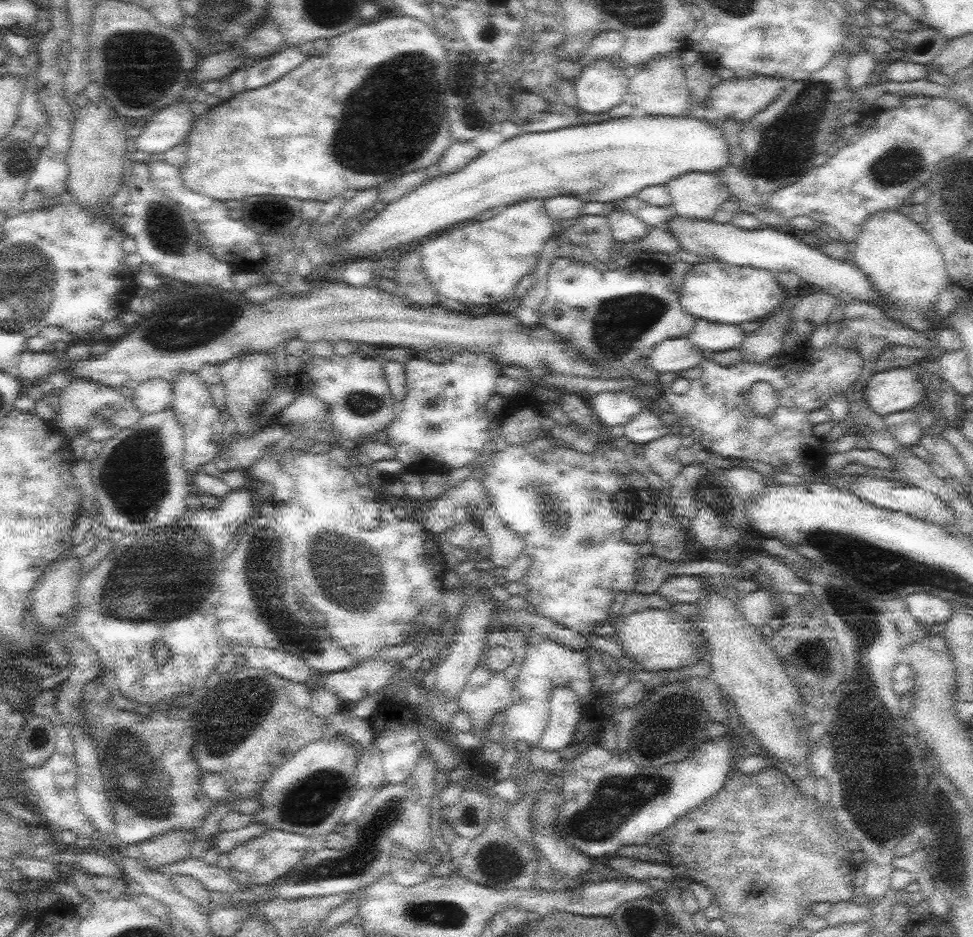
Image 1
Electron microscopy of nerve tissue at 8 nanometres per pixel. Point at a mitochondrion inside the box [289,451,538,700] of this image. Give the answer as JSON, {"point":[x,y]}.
{"point":[351,576]}

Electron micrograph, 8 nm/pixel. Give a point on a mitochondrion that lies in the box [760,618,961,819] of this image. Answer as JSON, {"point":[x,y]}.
{"point":[815,652]}

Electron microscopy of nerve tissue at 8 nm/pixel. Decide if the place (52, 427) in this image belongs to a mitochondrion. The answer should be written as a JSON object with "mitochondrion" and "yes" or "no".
{"mitochondrion":"no"}

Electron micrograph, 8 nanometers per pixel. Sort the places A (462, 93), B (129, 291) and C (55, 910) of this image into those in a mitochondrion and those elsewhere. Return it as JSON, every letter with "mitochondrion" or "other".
{"A":"mitochondrion","B":"other","C":"other"}

